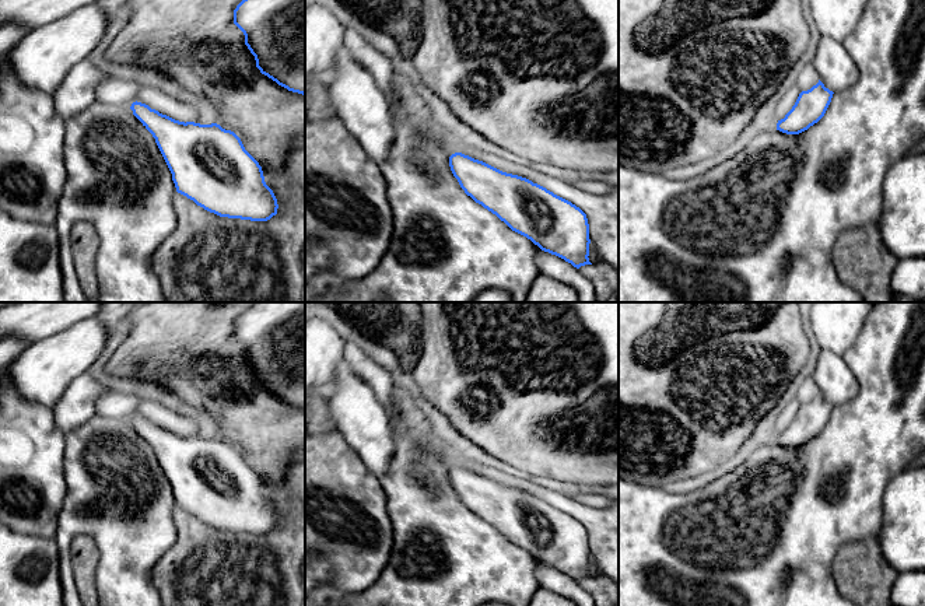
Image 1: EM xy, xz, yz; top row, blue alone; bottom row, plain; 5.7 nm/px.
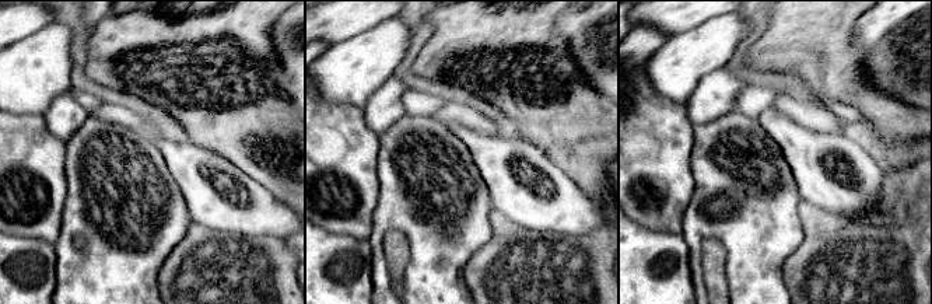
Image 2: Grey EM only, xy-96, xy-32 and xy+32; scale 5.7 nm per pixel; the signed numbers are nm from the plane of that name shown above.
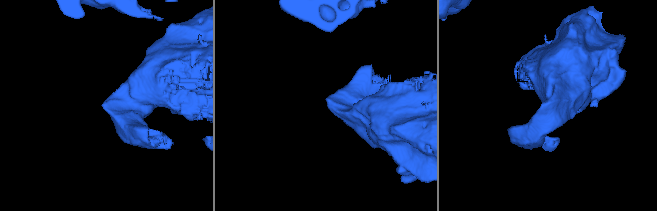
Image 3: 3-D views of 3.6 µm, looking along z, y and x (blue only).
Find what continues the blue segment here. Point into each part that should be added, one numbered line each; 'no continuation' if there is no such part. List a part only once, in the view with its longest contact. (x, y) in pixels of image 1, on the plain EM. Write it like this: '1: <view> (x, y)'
1: xz (442, 554)

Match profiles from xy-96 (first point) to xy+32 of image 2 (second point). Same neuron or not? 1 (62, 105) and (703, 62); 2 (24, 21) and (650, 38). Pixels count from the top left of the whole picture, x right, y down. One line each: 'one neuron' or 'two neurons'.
1: two neurons
2: two neurons

